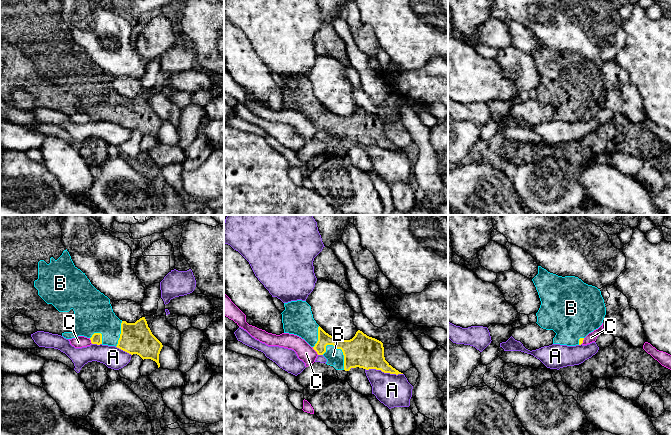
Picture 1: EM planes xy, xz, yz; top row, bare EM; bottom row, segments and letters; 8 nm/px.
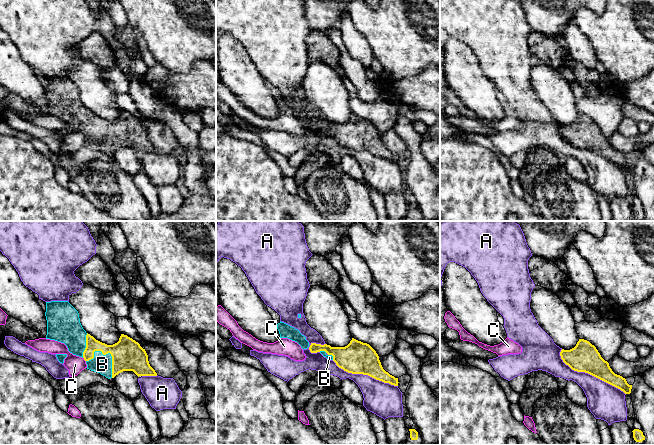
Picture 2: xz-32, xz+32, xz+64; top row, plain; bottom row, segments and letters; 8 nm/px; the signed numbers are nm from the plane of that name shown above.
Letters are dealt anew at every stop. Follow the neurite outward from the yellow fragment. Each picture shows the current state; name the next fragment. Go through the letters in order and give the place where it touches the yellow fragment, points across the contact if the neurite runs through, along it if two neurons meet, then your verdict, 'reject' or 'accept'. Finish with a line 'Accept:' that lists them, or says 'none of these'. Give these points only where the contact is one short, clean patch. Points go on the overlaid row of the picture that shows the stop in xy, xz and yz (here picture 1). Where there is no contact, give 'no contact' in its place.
A: xz (384, 372) | reject
B: xz (343, 353) | across xz (362, 351), (343, 353), (335, 353), (333, 355) | accept
C: xz (315, 350) | along xz (312, 347), (318, 354) | reject
Accept: B

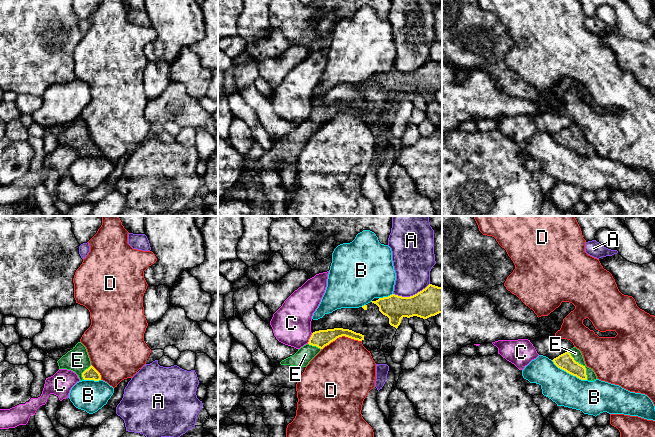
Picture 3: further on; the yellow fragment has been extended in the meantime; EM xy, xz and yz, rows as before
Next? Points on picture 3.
A: xz (411, 296) | reject
B: yz (569, 373) | reject
C: xz (310, 338) | along xz (312, 333), (307, 343) | reject
D: xz (341, 336) | along xz (361, 340), (339, 336), (321, 349) | reject
E: yz (582, 365) | across yz (565, 361), (582, 365), (575, 358), (575, 353) | accept
Accept: E

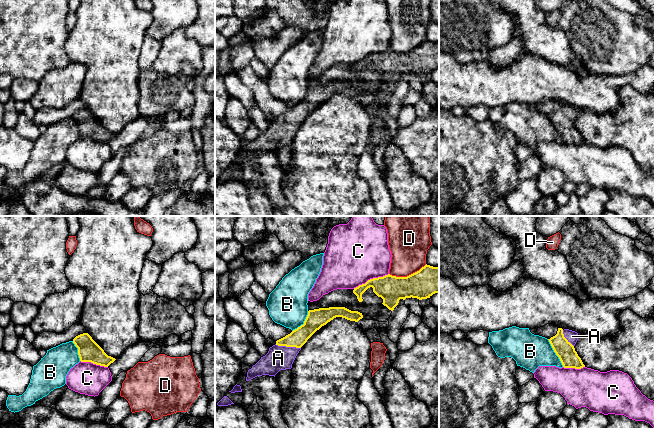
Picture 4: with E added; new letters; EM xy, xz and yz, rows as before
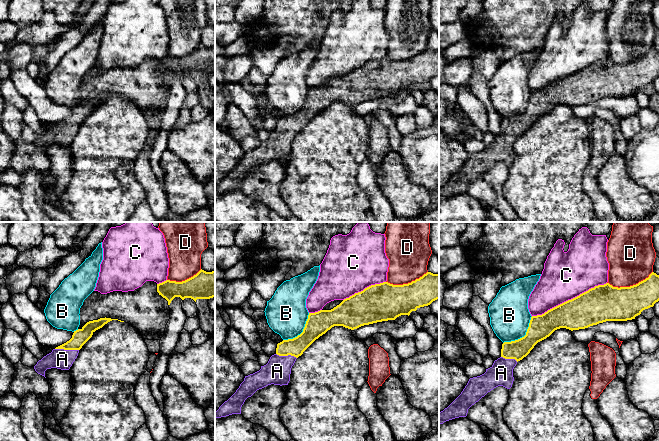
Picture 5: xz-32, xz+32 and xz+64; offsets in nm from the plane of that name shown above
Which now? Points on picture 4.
A: xz (288, 346) | across xz (297, 338), (288, 346), (278, 358) | accept
B: yz (555, 352) | along yz (547, 339), (563, 366) | reject
C: xz (370, 279) | reject
D: xz (407, 276) | reject
Accept: A

